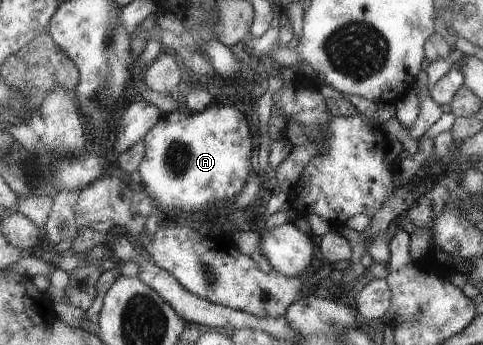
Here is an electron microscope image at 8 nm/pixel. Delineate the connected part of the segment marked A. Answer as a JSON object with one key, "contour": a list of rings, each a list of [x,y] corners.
{"contour":[[[210,104],[202,111],[174,110],[145,135],[147,152],[139,167],[142,186],[156,207],[196,213],[238,195],[251,173],[252,139],[245,116],[232,106]]]}

